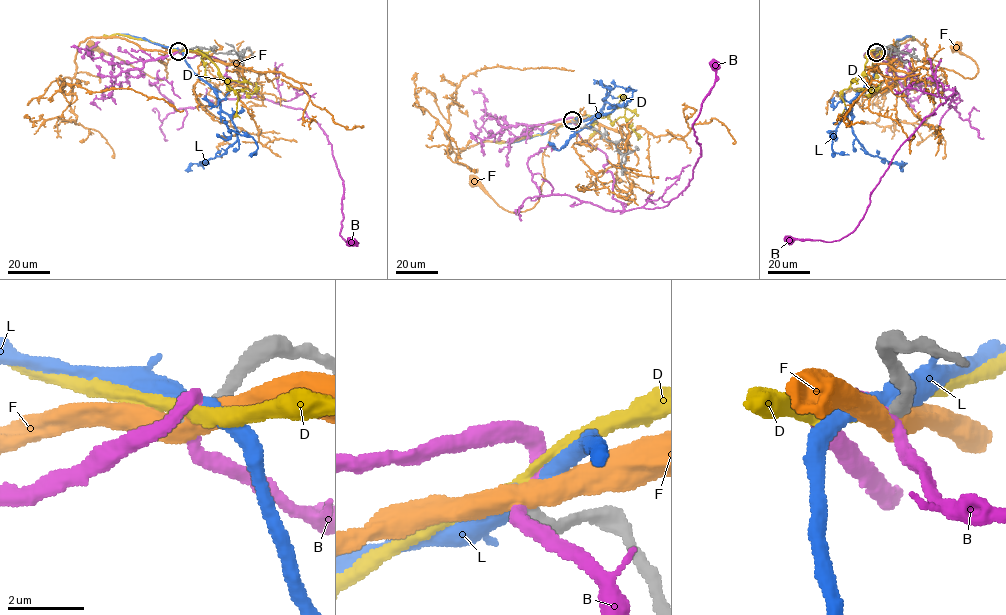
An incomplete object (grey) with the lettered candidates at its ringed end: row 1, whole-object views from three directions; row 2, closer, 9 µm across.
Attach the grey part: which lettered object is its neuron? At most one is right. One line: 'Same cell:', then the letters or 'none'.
Same cell: none

